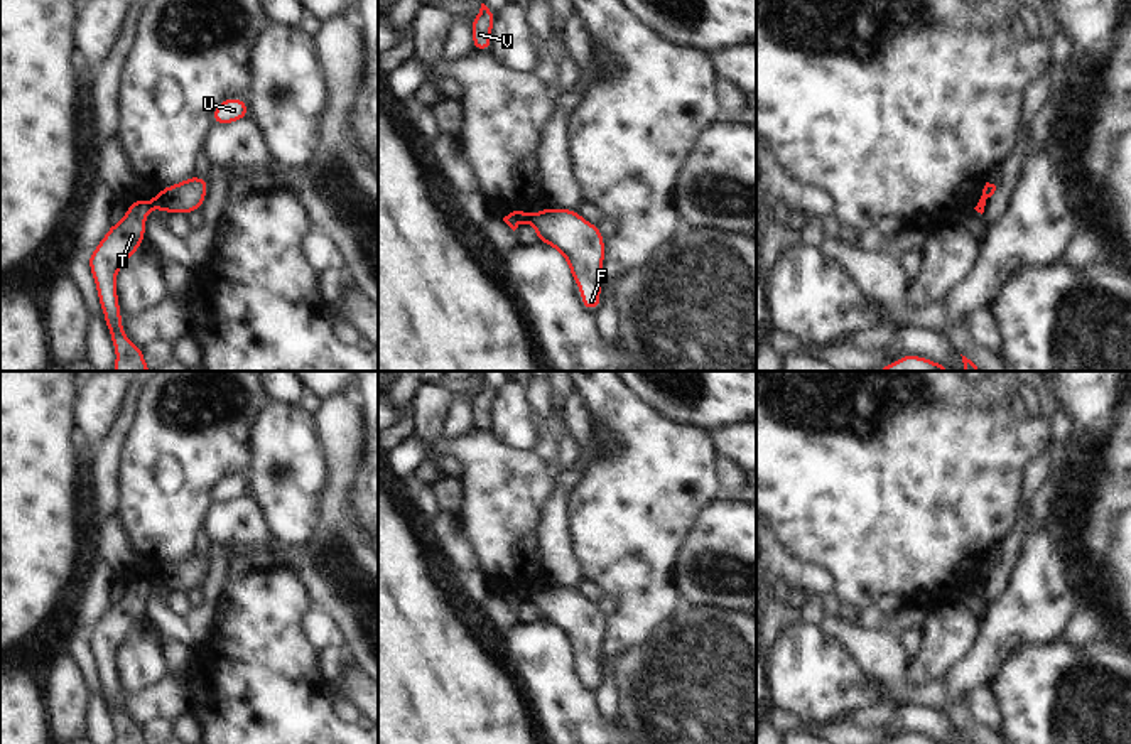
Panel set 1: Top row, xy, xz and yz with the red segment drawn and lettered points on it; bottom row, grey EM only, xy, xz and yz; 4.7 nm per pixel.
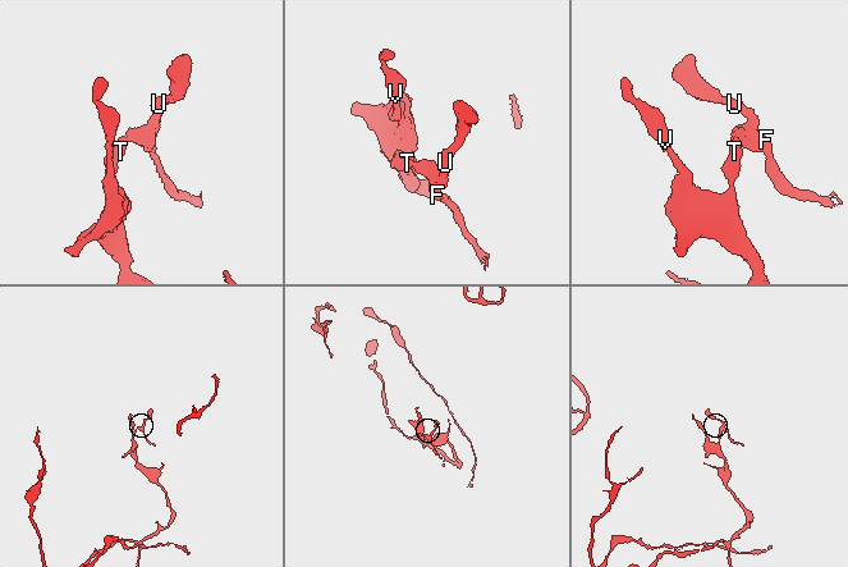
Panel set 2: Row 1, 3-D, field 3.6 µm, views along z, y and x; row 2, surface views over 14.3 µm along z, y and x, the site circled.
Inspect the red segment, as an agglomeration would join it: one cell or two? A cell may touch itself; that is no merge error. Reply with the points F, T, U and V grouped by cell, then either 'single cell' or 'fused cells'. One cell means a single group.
F U / T V; fused cells

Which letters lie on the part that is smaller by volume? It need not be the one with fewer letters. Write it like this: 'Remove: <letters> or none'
Remove: F, U

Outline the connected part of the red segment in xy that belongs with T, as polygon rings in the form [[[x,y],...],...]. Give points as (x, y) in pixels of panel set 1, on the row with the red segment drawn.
[[[145,199],[135,201],[125,211],[125,218],[111,224],[95,251],[86,258],[98,290],[98,302],[116,353],[113,371],[150,371],[143,349],[135,346],[123,332],[118,290],[115,278],[118,270],[142,246],[145,240],[145,219],[150,206]]]

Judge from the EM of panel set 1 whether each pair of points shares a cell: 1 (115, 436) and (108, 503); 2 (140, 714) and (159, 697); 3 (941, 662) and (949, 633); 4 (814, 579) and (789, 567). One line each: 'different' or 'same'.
1: same
2: same
3: same
4: same

